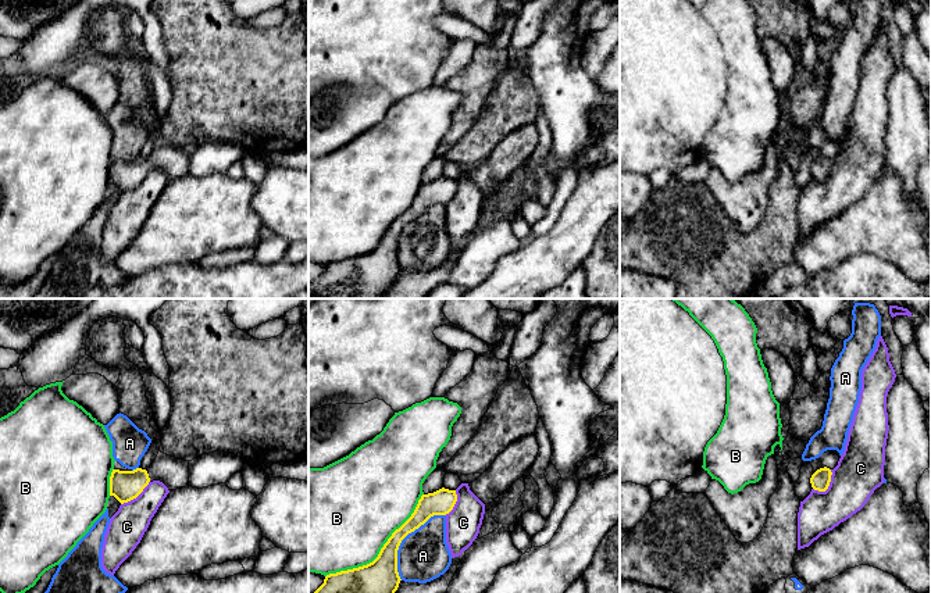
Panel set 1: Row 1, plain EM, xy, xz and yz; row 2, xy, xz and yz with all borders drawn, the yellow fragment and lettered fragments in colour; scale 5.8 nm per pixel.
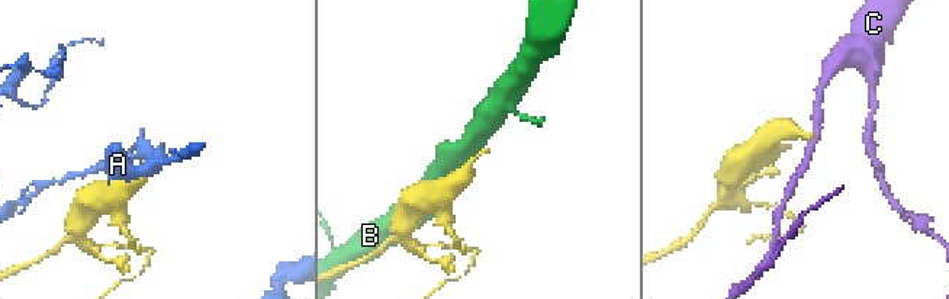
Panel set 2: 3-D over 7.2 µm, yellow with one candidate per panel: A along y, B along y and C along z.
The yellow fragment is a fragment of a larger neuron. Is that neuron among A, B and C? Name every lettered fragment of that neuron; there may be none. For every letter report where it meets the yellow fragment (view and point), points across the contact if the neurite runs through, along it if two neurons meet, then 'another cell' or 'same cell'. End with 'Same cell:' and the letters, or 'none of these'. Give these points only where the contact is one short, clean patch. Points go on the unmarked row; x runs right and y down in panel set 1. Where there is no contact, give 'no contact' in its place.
A: contact xz (403, 227); another cell
B: contact xz (381, 239); another cell
C: contact yz (828, 174); border yz (831, 159), (830, 174), (824, 179), (814, 179); another cell
Same cell: none of these

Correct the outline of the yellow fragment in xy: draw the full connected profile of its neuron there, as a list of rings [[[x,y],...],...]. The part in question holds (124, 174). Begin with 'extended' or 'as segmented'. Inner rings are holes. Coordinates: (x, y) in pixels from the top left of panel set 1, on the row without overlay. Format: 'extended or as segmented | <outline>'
extended | [[[158,140],[147,158],[113,158],[110,165],[110,185],[121,193],[136,187],[153,169],[163,171],[168,179],[189,175],[189,150],[179,149]]]

